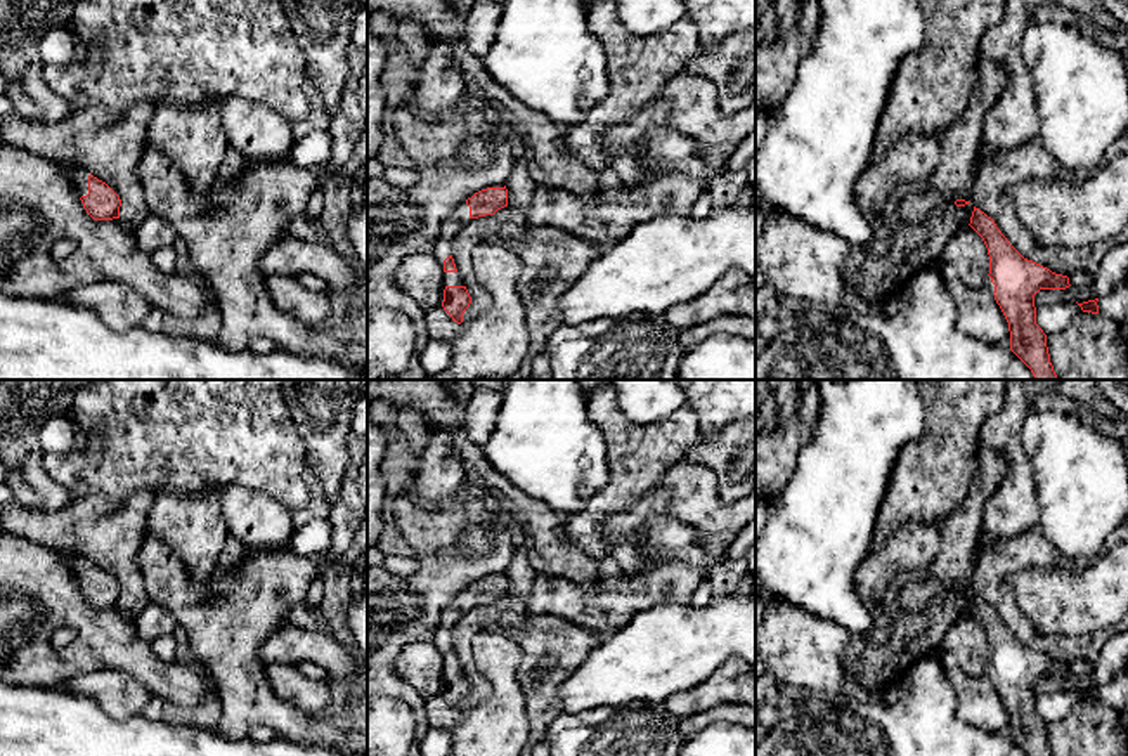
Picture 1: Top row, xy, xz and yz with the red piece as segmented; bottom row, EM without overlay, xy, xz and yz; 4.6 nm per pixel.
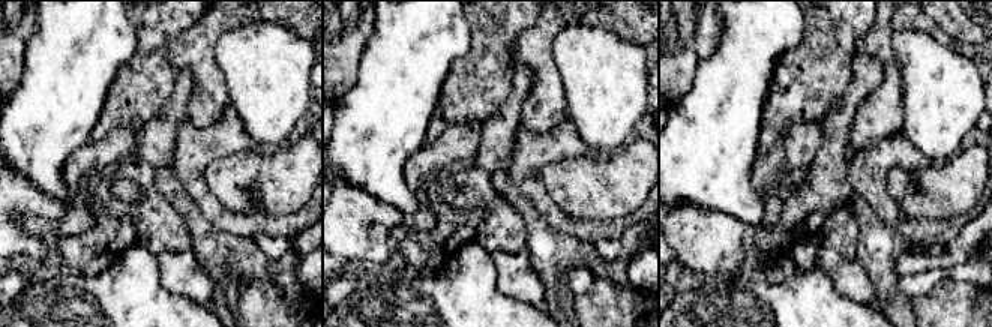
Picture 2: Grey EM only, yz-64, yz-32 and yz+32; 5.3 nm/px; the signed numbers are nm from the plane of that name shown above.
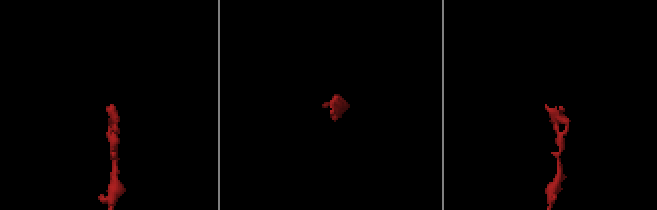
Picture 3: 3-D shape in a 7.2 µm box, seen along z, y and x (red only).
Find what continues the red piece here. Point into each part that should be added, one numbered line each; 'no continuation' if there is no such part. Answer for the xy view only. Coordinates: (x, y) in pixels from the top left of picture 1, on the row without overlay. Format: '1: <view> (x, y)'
1: xy (80, 566)

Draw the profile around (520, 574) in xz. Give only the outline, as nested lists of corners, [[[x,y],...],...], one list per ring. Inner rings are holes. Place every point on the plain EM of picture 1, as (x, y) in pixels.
[[[523,546],[516,548],[506,570],[506,577],[508,595],[527,600],[537,577],[537,570],[530,565]]]

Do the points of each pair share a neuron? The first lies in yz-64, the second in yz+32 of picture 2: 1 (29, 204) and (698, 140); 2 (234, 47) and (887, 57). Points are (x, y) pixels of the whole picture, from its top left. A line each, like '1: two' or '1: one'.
1: two
2: two

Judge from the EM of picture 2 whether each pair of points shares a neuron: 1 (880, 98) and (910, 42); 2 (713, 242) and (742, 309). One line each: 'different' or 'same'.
1: different
2: different

